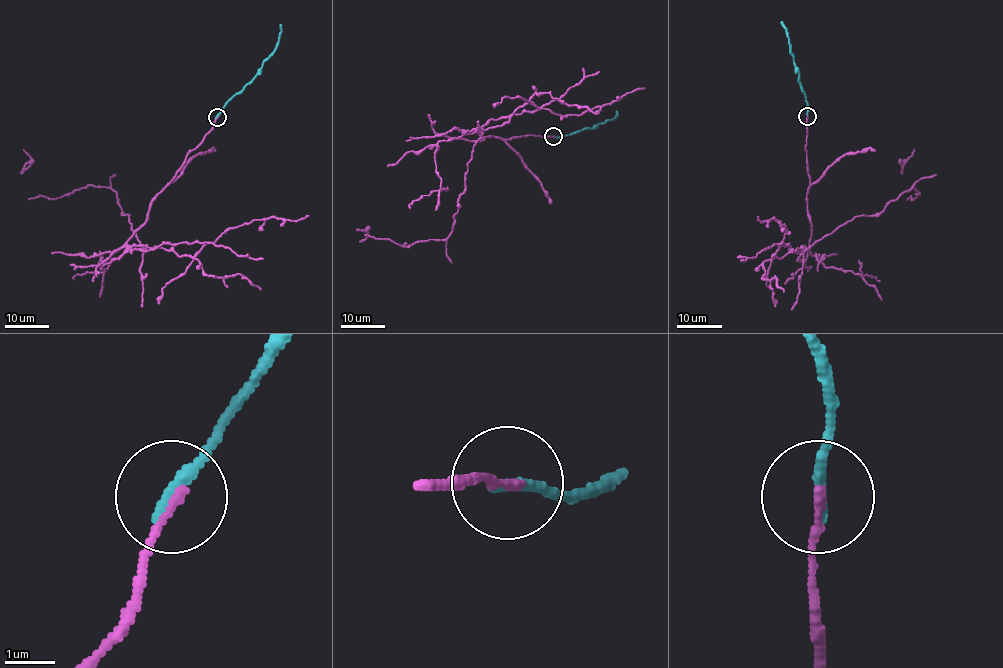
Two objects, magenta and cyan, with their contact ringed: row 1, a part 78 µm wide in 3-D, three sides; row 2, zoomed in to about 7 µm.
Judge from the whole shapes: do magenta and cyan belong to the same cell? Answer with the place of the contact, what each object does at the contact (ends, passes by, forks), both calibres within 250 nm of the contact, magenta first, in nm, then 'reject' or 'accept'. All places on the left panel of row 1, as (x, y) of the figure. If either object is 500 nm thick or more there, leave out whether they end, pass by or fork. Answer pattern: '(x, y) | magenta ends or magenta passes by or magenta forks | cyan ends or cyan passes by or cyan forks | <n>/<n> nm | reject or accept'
(217, 117) | magenta ends | cyan ends | 190/280 nm | reject

